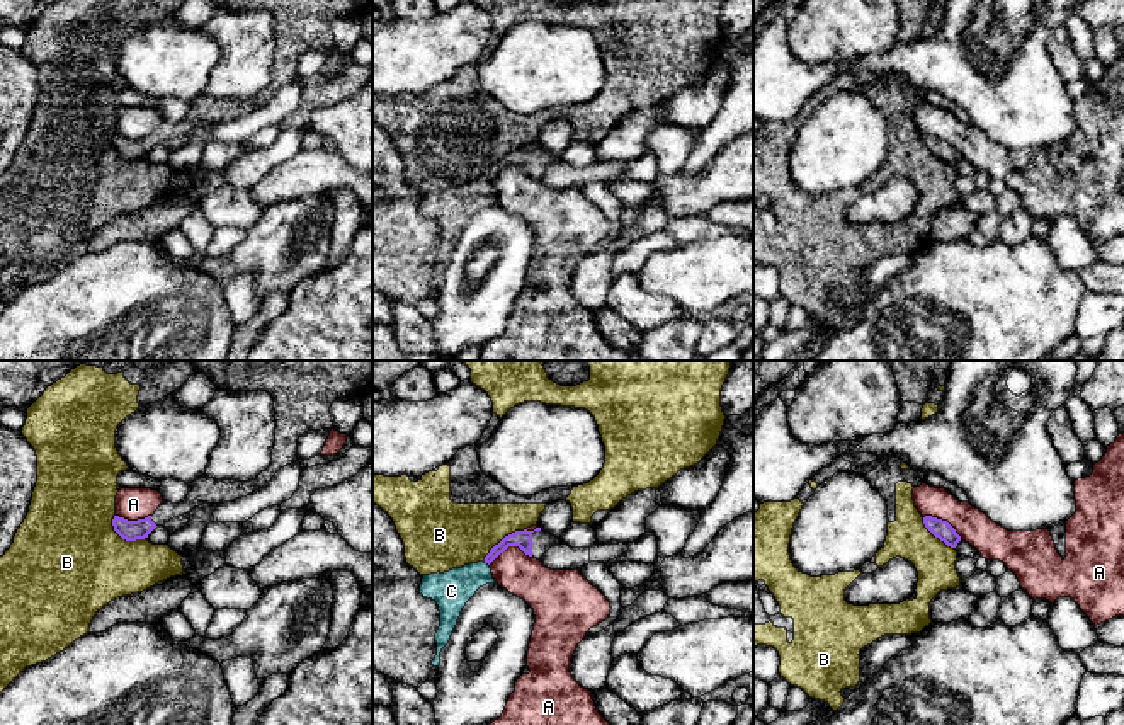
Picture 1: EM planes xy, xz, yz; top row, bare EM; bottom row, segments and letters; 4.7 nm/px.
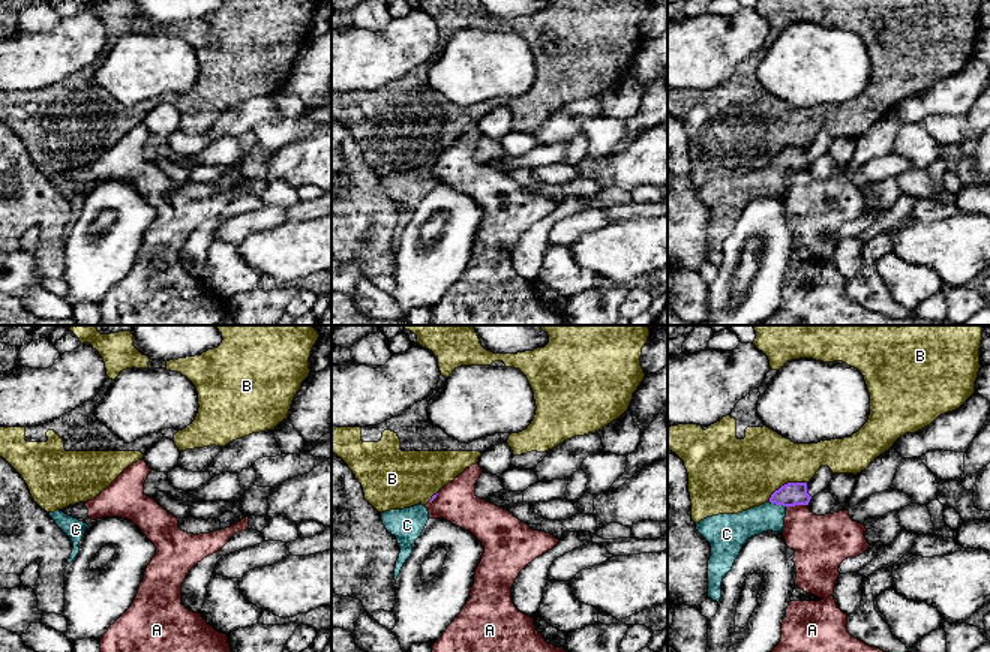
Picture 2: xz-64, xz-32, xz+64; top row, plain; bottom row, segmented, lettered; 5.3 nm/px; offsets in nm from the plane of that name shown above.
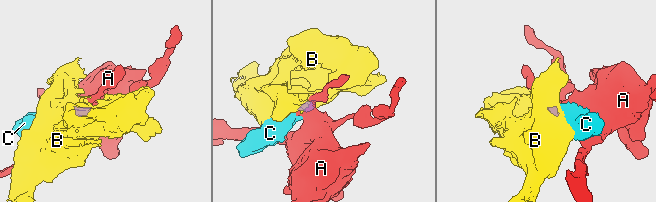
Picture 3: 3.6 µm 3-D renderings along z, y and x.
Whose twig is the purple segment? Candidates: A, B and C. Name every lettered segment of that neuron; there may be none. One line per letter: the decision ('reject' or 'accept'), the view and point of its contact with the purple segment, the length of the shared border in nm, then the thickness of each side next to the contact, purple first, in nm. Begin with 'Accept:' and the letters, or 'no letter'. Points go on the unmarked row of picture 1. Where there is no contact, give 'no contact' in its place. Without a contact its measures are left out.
Accept: C
A: reject; meets purple in xz at (509, 164); contact 220 nm long; 80 nm thick on the purple side, 200 nm on the other
B: reject; meets purple in xz at (504, 157); contact 260 nm long; 80 nm thick on the purple side, 300 nm on the other
C: accept; meets purple in xz at (487, 181); contact 40 nm long; 80 nm thick on the purple side, 180 nm on the other

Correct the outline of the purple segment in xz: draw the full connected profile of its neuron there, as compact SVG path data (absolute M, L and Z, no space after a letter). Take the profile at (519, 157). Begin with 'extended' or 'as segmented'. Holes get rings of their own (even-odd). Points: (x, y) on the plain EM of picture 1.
extended; M536 146L534 150L515 150L495 163L483 180L452 187L444 192L437 191L423 194L420 213L435 220L440 230L440 245L435 252L437 274L432 279L432 284L440 284L440 271L449 262L466 221L476 213L480 206L486 203L497 203L490 182L500 172L503 172L508 165L519 165L525 174L541 179L551 165L559 162L561 157L551 155L541 146Z

